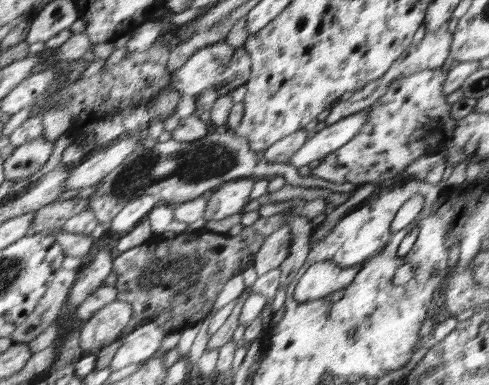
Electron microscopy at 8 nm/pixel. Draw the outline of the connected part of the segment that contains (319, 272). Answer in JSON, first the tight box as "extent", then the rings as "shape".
{"extent":[294,262,361,302],"shape":[[[316,262],[304,272],[304,275],[295,281],[294,298],[298,302],[304,302],[322,298],[343,290],[349,286],[361,270],[361,266],[349,268],[338,267],[334,262]]]}

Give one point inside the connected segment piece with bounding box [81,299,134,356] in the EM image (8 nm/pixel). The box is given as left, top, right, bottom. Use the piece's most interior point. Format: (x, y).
(103, 329)

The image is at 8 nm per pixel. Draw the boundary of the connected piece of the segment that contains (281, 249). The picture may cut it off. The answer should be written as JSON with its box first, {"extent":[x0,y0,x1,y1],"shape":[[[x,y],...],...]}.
{"extent":[254,224,291,277],"shape":[[[285,224],[265,239],[265,243],[257,253],[254,267],[257,276],[260,277],[271,270],[279,268],[288,257],[291,244],[291,233],[289,226]]]}

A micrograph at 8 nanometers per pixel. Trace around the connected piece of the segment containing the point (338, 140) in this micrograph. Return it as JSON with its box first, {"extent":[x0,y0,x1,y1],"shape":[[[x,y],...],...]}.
{"extent":[286,109,368,169],"shape":[[[368,109],[360,110],[360,112],[347,116],[334,124],[326,125],[308,139],[286,163],[292,164],[298,169],[310,164],[313,160],[323,159],[327,154],[339,149],[340,146],[356,136],[366,119],[368,119]]]}

